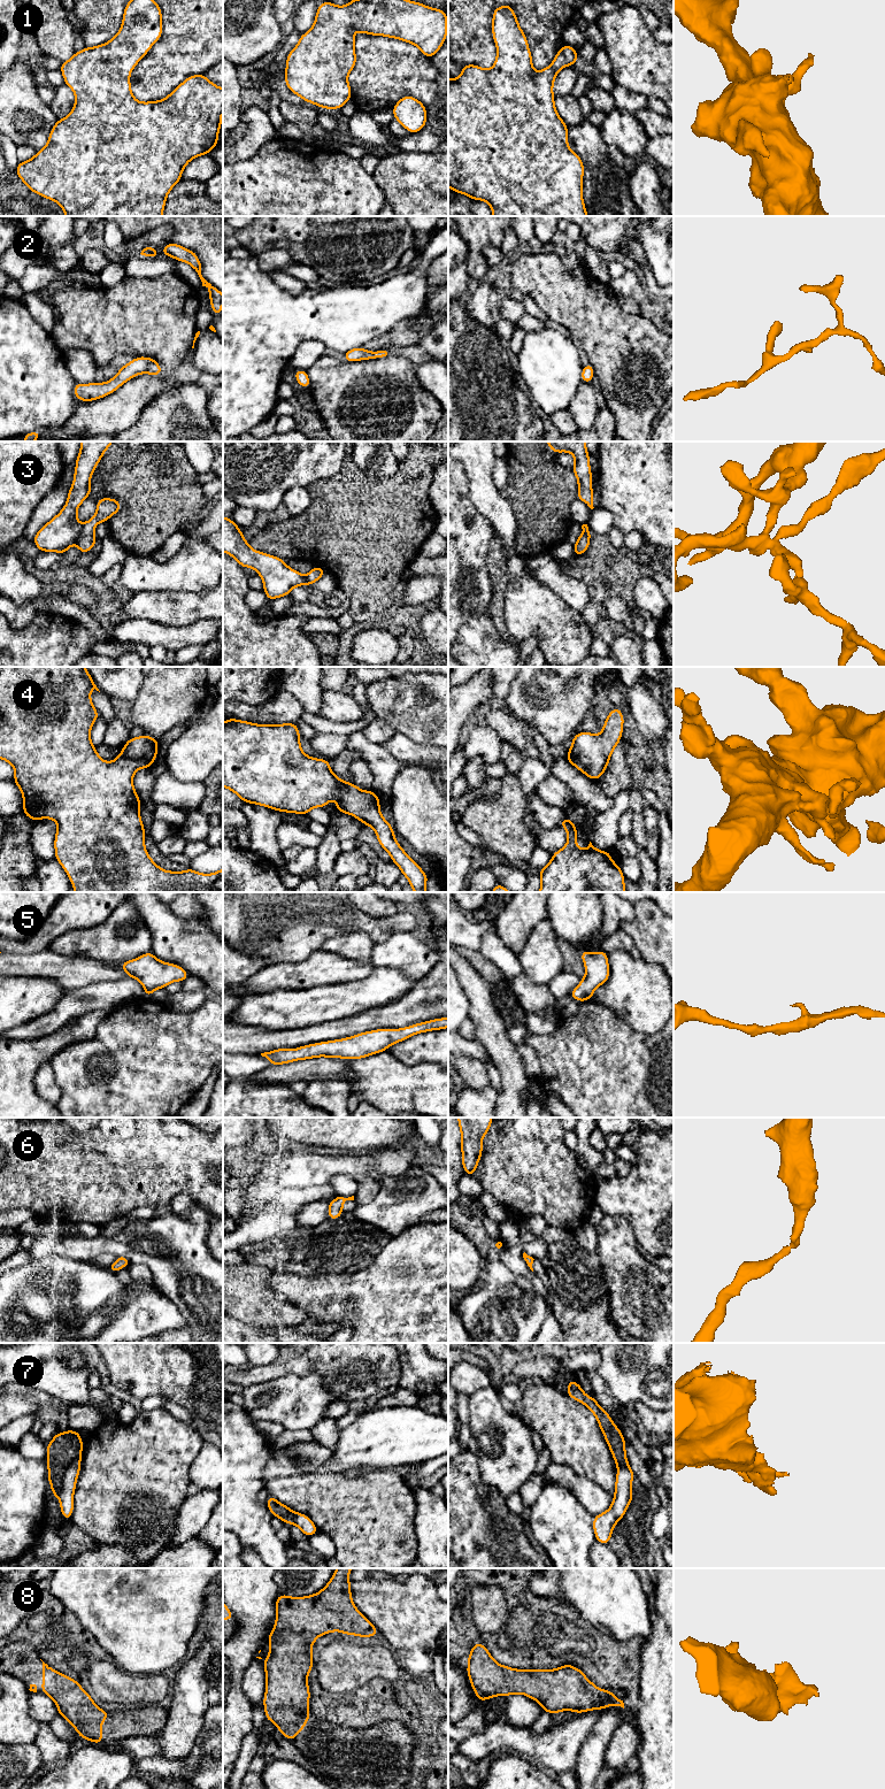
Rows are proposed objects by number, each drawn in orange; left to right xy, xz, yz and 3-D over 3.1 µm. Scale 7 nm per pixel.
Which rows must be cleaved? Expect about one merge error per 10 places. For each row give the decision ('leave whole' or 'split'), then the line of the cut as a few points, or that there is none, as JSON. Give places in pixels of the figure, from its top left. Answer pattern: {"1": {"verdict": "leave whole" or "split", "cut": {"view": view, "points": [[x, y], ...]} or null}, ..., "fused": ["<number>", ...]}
{"1": {"verdict": "leave whole", "cut": null}, "2": {"verdict": "leave whole", "cut": null}, "3": {"verdict": "split", "cut": {"view": "xy", "points": [[82, 524], [82, 530], [75, 542]]}}, "4": {"verdict": "leave whole", "cut": null}, "5": {"verdict": "leave whole", "cut": null}, "6": {"verdict": "leave whole", "cut": null}, "7": {"verdict": "leave whole", "cut": null}, "8": {"verdict": "leave whole", "cut": null}, "fused": ["3"]}

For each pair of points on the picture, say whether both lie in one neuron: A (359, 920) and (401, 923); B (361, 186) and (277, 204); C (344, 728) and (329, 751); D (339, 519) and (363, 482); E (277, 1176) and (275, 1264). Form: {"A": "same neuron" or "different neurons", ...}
{"A": "same neuron", "B": "same neuron", "C": "different neurons", "D": "same neuron", "E": "different neurons"}

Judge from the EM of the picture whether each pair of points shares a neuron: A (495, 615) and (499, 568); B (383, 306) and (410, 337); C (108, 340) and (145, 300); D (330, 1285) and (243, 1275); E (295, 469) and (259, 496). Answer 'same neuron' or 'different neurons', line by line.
A: same neuron
B: different neurons
C: same neuron
D: different neurons
E: same neuron

